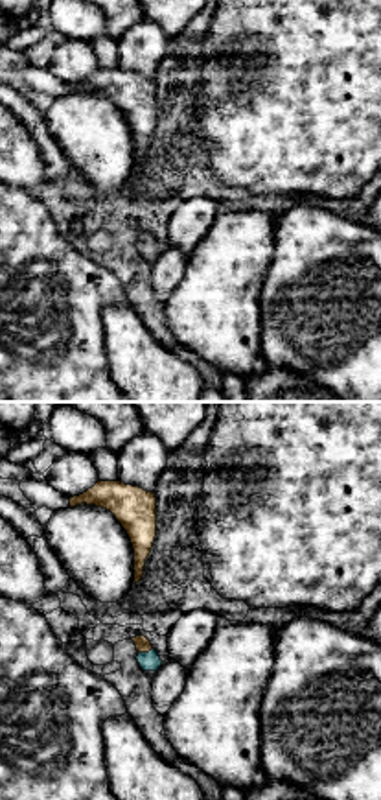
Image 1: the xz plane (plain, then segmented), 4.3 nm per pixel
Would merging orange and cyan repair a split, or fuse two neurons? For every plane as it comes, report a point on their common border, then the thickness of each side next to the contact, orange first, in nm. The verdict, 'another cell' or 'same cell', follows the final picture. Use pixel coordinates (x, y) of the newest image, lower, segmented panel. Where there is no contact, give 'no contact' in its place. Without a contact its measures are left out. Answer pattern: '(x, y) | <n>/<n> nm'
(144, 651) | 70/80 nm

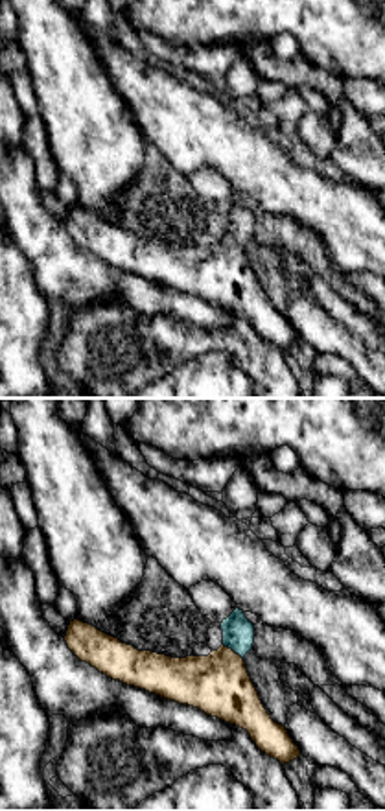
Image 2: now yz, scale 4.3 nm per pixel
(231, 649) | 280/140 nm

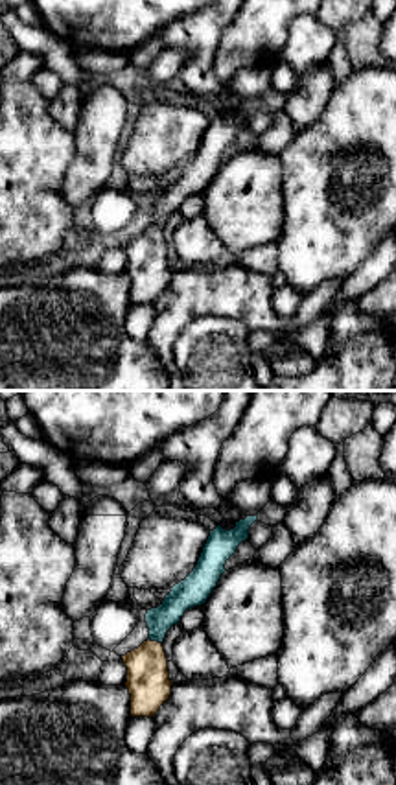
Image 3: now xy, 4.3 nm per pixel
(155, 642) | 190/120 nm

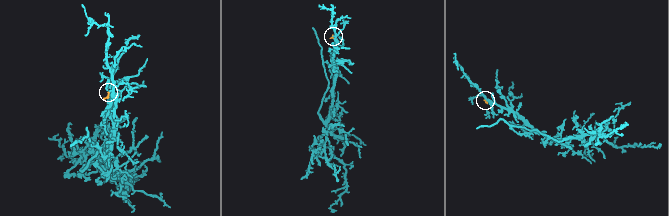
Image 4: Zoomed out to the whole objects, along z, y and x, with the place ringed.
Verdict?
same cell

